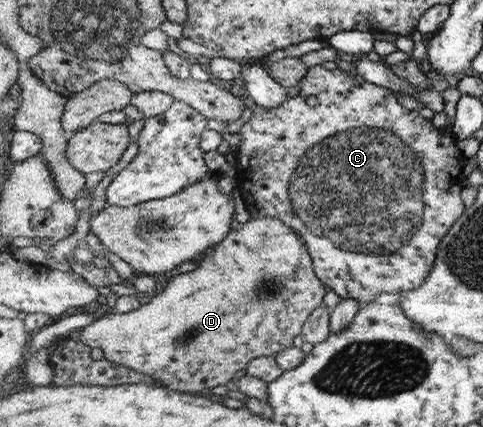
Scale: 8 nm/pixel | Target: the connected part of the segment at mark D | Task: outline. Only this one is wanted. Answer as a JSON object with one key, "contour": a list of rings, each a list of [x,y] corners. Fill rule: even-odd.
{"contour":[[[250,218],[245,223],[240,224],[237,229],[231,230],[222,242],[212,247],[212,250],[198,264],[198,267],[185,274],[174,274],[171,277],[167,288],[155,296],[149,304],[144,304],[140,309],[130,313],[100,315],[96,323],[89,325],[79,332],[79,338],[94,349],[102,349],[105,357],[110,361],[115,361],[120,365],[125,365],[130,369],[135,369],[140,373],[145,373],[153,378],[153,381],[161,385],[169,385],[174,390],[181,392],[196,393],[202,391],[203,395],[208,394],[208,390],[218,385],[225,385],[228,381],[235,378],[236,371],[244,369],[248,362],[260,356],[268,357],[275,355],[279,351],[286,350],[292,346],[292,340],[296,335],[302,334],[303,326],[307,319],[323,303],[324,294],[328,287],[324,285],[323,280],[314,272],[314,260],[307,250],[307,243],[299,232],[294,231],[287,223],[278,218]]]}

